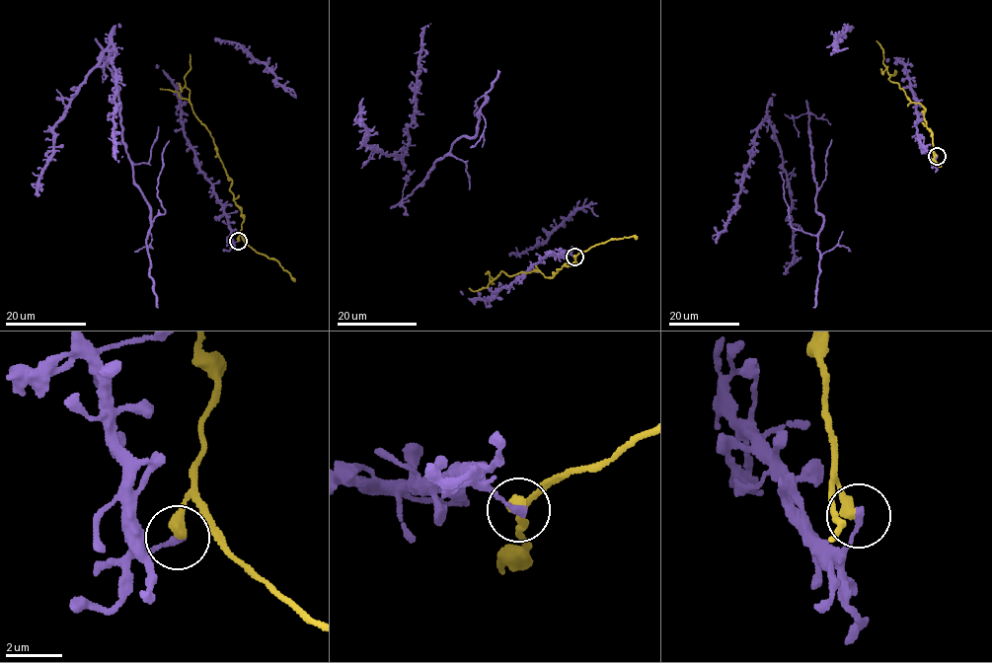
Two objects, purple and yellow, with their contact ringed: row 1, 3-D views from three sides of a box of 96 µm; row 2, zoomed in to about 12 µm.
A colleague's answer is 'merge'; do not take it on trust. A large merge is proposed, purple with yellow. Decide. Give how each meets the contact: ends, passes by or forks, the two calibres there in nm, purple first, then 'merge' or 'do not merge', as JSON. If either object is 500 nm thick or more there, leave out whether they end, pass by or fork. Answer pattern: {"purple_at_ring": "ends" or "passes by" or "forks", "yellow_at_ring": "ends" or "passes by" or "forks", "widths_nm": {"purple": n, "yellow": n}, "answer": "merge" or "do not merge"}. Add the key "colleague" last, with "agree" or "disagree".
{"purple_at_ring": "ends", "yellow_at_ring": "ends", "widths_nm": {"purple": 280, "yellow": 420}, "answer": "do not merge", "colleague": "disagree"}

